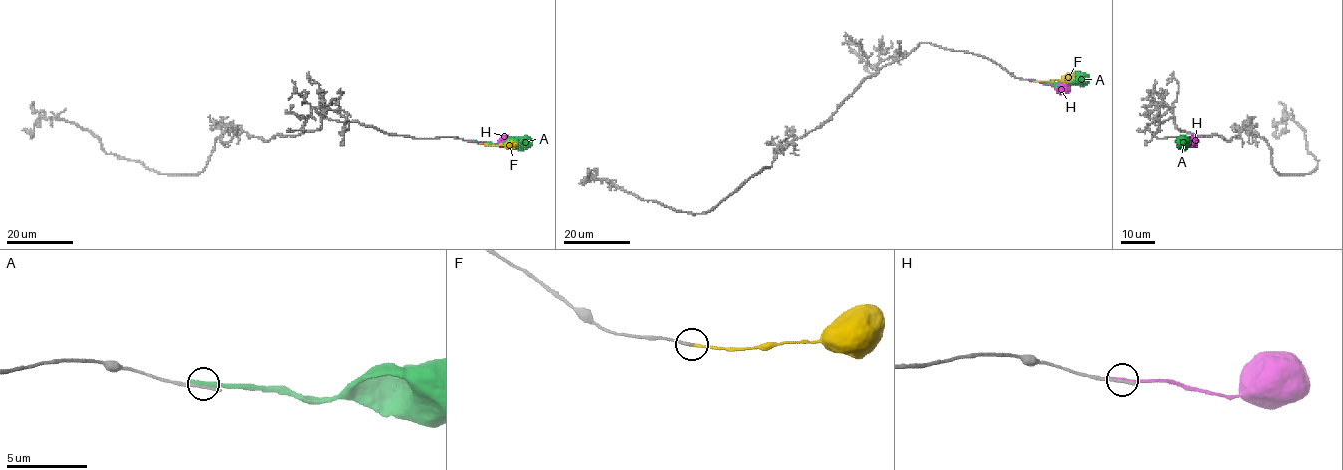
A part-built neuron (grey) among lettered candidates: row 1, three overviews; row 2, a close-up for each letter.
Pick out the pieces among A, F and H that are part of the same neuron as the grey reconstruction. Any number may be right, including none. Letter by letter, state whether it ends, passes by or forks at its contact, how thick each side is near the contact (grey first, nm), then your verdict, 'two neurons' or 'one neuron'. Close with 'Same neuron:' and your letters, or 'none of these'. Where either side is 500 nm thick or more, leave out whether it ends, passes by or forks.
A: it ends | 200/340 nm | two neurons
F: it ends | 170/180 nm | two neurons
H: it ends | 200/280 nm | two neurons
Same neuron: none of these

